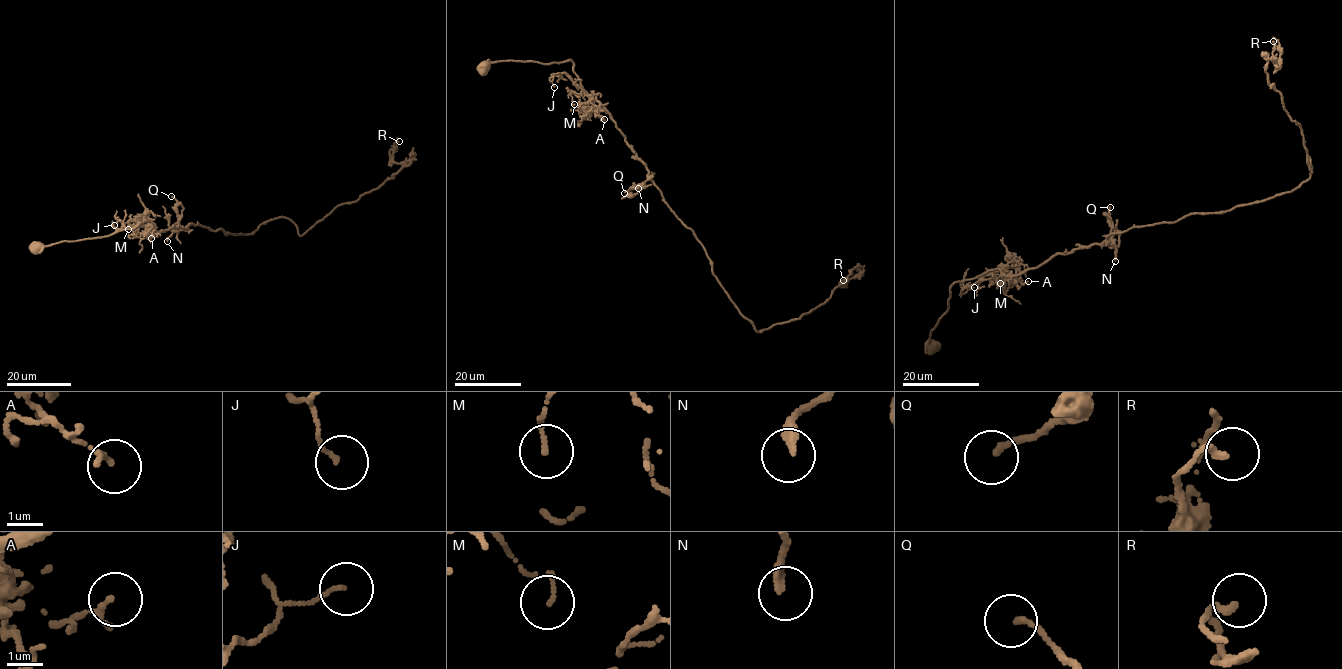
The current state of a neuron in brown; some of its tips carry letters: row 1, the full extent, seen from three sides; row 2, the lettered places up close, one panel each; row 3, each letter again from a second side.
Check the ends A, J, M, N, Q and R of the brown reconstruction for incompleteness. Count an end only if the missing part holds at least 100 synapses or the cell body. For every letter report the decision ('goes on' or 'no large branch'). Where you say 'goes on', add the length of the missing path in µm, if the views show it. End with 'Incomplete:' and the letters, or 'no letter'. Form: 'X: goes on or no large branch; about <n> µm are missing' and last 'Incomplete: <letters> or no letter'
A: no large branch
J: no large branch
M: no large branch
N: no large branch
Q: no large branch
R: no large branch
Incomplete: no letter

